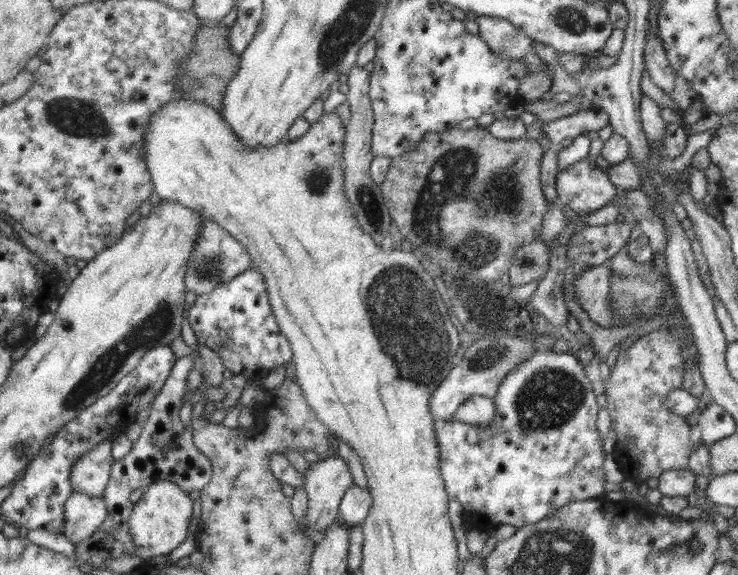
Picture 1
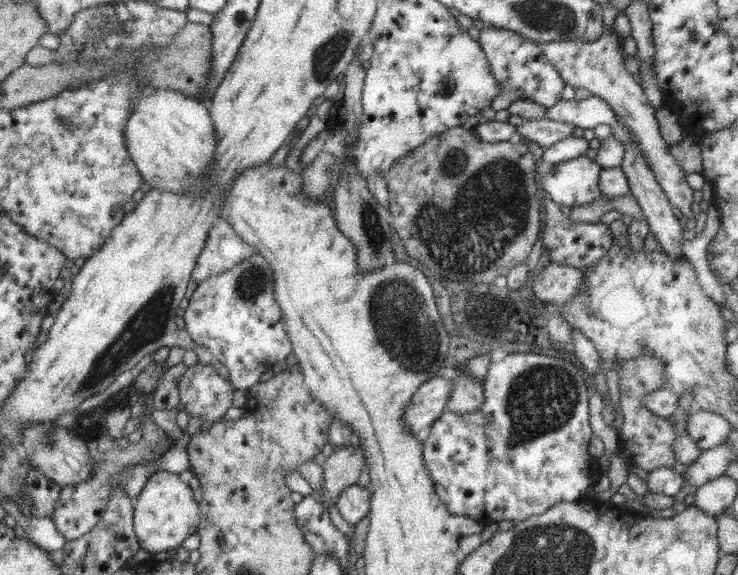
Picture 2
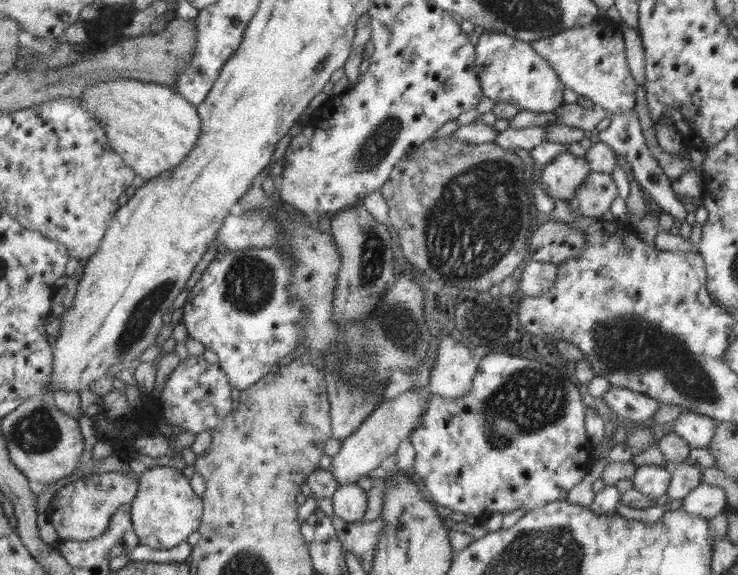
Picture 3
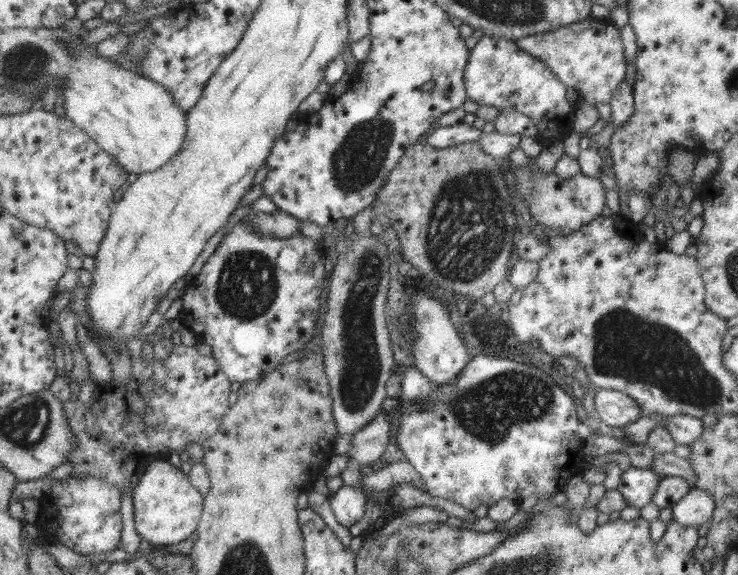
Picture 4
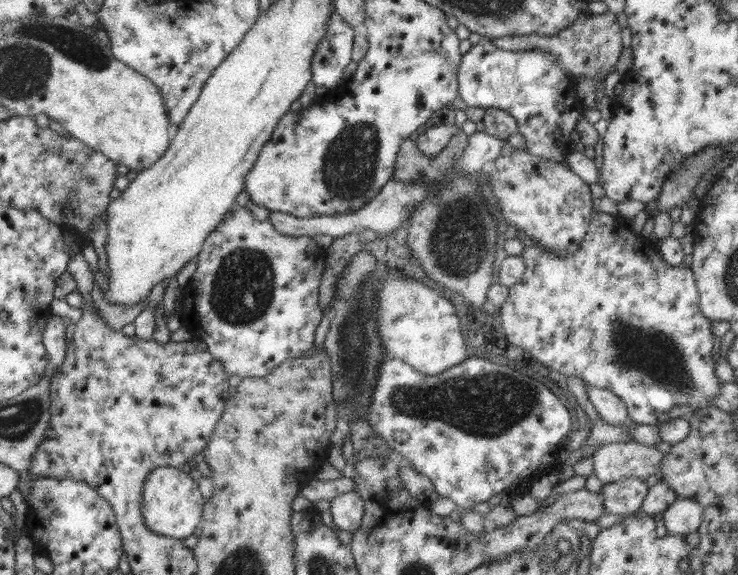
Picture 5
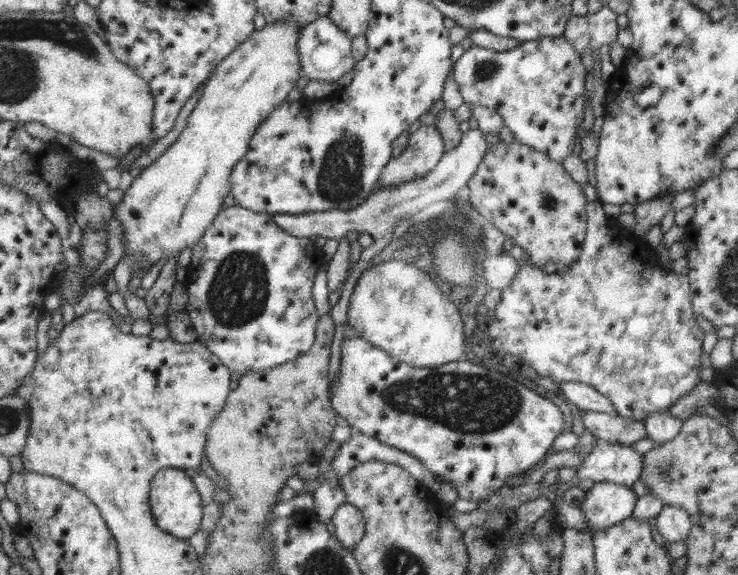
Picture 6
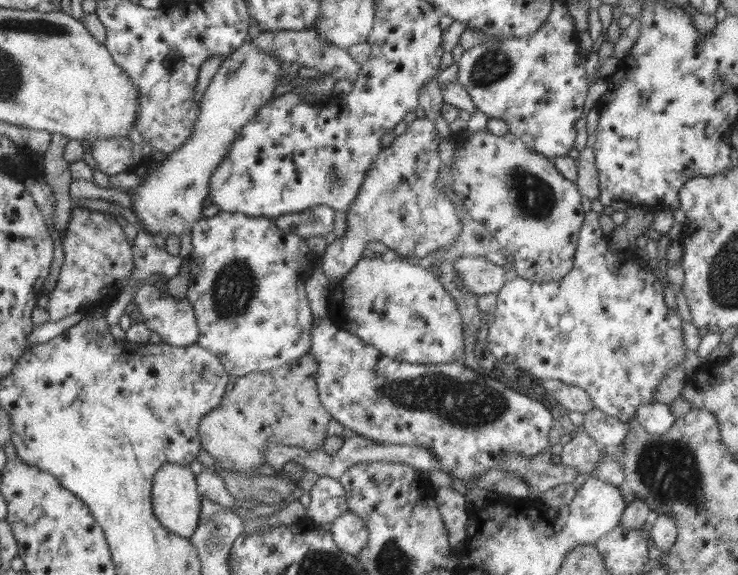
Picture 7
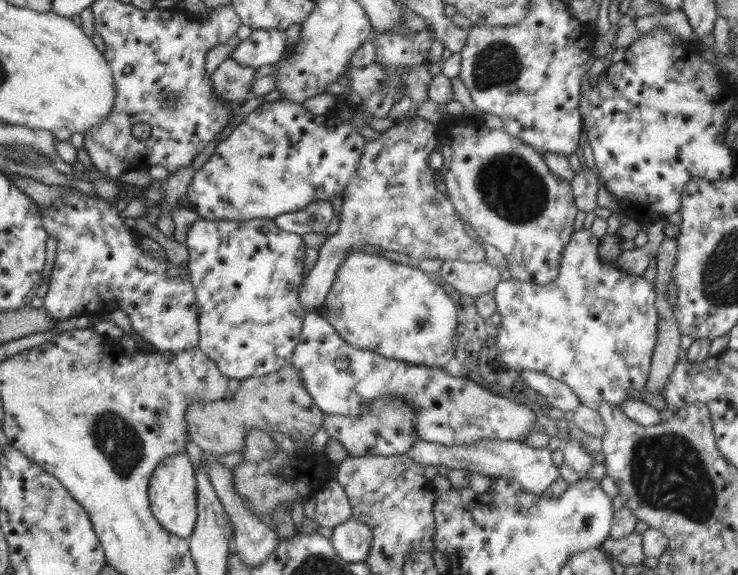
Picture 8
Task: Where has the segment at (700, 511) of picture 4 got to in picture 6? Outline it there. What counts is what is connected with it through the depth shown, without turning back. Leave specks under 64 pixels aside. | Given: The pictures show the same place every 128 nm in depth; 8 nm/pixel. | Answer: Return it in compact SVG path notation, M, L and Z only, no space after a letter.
M664 505L656 517L656 526L666 544L684 541L692 529L692 518L682 508Z

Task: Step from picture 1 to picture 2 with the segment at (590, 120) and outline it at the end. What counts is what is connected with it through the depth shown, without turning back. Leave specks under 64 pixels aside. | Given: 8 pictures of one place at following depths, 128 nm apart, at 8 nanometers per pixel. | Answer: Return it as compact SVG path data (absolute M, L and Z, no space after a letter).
M548 117L524 120L523 124L516 128L516 139L524 136L545 149L559 140L570 137L574 129L575 126L570 123L552 120Z

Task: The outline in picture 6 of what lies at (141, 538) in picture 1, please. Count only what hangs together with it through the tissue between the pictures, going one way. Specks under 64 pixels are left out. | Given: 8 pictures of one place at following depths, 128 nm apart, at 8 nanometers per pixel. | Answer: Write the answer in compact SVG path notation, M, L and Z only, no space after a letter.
M163 468L156 472L151 480L149 494L149 508L151 516L158 528L172 536L188 540L196 531L200 530L203 517L203 502L196 490L193 480L183 469Z

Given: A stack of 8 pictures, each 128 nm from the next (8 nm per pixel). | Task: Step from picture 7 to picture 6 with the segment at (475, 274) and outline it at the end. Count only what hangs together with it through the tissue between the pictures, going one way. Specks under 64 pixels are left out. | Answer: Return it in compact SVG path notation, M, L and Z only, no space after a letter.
M508 253L492 255L479 264L489 288L500 291L514 280L519 271L518 262Z

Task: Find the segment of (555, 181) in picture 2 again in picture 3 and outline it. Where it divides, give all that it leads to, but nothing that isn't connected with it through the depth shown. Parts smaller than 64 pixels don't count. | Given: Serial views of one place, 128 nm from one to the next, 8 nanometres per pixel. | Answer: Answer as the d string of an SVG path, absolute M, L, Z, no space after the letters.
M564 153L556 157L551 163L546 163L541 169L540 186L552 200L562 200L568 203L572 196L576 196L580 185L591 174L590 163L573 153Z

